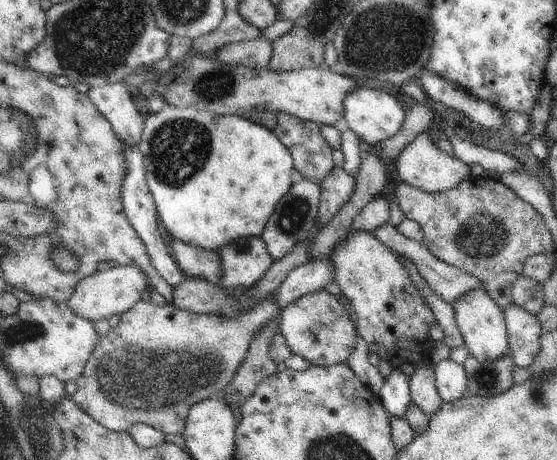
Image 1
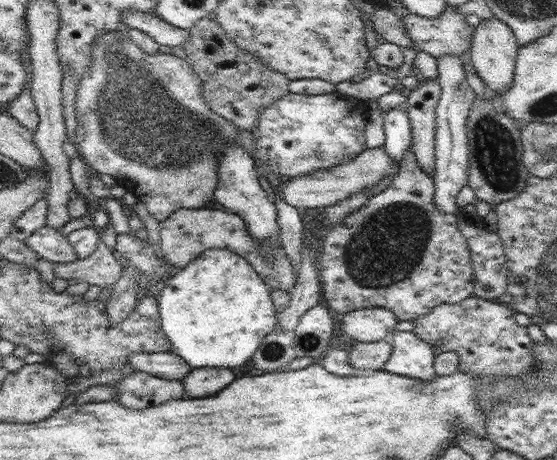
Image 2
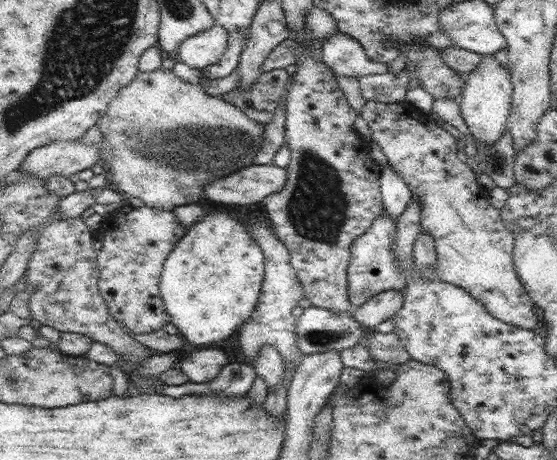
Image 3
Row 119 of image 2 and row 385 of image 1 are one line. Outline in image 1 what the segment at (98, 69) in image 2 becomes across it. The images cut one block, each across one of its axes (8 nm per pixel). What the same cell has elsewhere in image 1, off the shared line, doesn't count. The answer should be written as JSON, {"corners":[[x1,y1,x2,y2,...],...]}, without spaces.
{"corners":[[268,294,254,308,240,312,234,318,196,314,172,305,158,306,152,301,140,299,128,312,120,315,120,321,108,334,98,340,94,352,83,366,82,374,75,380,77,390,70,397,82,412,88,413,94,422,108,430,128,431,136,423,146,423,165,435,181,435,192,406,218,396,228,384,232,384,232,378,246,360,254,338,270,320,281,318,281,310,274,294]]}

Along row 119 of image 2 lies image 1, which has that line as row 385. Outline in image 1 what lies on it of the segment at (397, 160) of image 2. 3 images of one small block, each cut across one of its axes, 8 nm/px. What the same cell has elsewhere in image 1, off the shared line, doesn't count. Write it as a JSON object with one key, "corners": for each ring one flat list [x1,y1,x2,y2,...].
{"corners":[[395,363,382,388,377,392,381,403,391,416,404,417,404,412,411,402,410,379,411,376,405,375]]}

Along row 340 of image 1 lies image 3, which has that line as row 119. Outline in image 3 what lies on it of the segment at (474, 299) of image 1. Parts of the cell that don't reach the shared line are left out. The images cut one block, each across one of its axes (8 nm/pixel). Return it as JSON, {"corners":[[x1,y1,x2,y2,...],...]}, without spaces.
{"corners":[[484,55,482,62,466,75,465,88,459,101,462,118,475,139,476,145,493,145,506,132,511,113,511,71,500,66,494,55]]}

